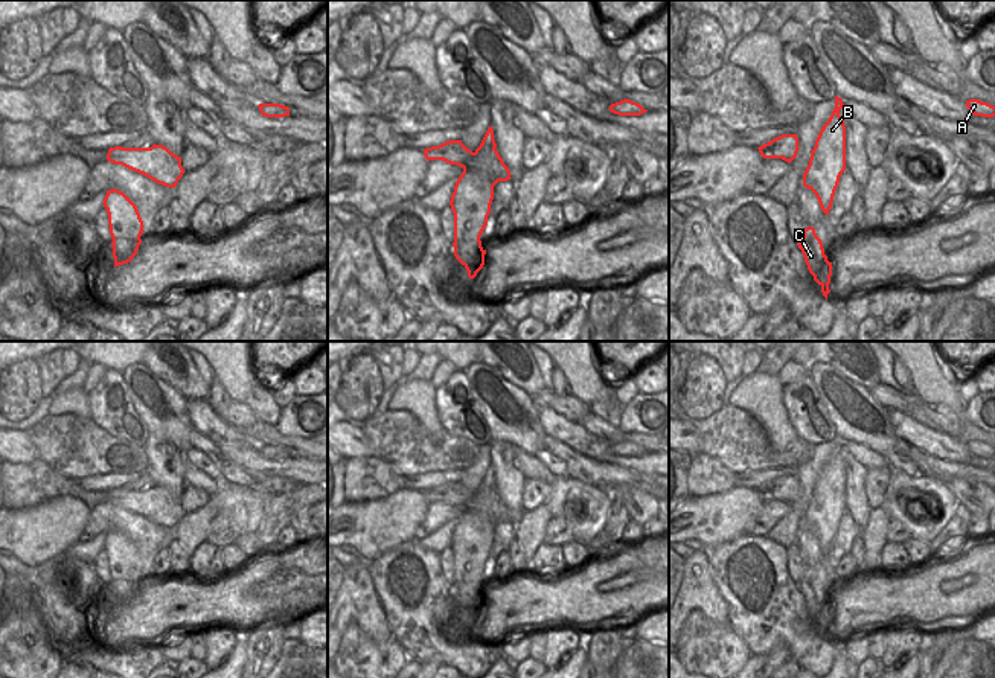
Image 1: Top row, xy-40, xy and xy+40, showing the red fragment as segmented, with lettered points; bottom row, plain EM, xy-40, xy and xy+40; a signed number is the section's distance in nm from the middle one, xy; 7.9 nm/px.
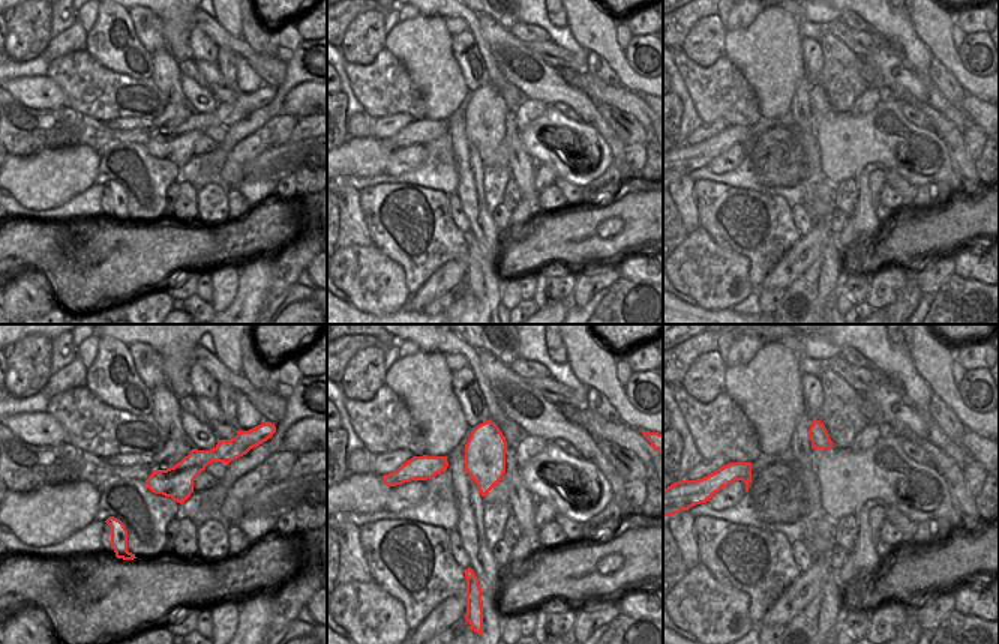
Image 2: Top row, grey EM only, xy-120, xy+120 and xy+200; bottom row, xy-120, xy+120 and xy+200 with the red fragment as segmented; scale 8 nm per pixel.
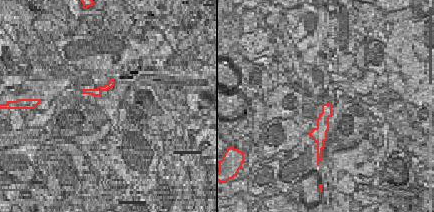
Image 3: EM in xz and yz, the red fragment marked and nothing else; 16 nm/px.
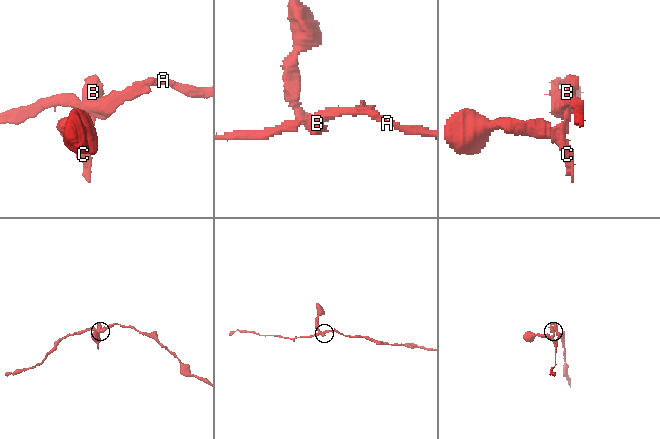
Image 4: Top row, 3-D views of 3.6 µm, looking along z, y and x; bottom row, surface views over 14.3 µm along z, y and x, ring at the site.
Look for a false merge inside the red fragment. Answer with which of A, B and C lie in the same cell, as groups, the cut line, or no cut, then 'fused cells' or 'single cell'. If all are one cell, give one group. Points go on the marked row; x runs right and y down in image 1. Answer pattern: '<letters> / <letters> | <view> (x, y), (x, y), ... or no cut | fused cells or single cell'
A / B C | xy (463, 168), (473, 168), (497, 182) | fused cells

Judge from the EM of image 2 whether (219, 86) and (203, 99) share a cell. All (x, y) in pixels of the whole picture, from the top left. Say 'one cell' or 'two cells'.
two cells

